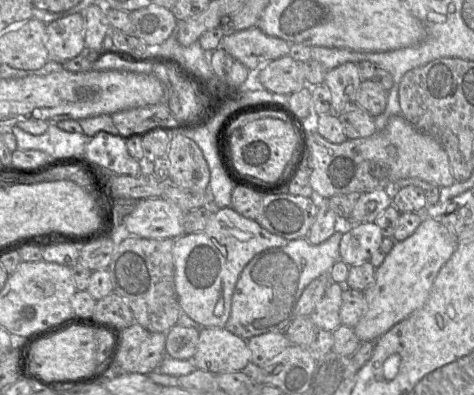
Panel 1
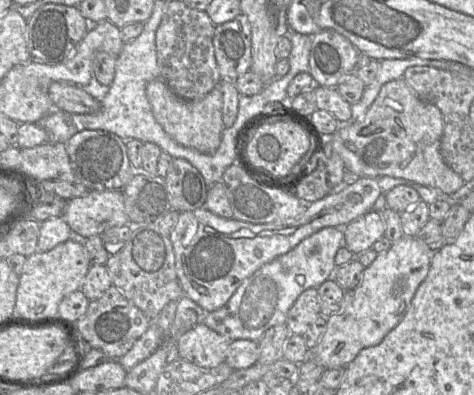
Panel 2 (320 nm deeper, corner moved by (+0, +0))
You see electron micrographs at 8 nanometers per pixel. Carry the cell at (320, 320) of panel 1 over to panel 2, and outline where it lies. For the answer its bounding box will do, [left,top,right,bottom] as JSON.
[286,288,322,335]

